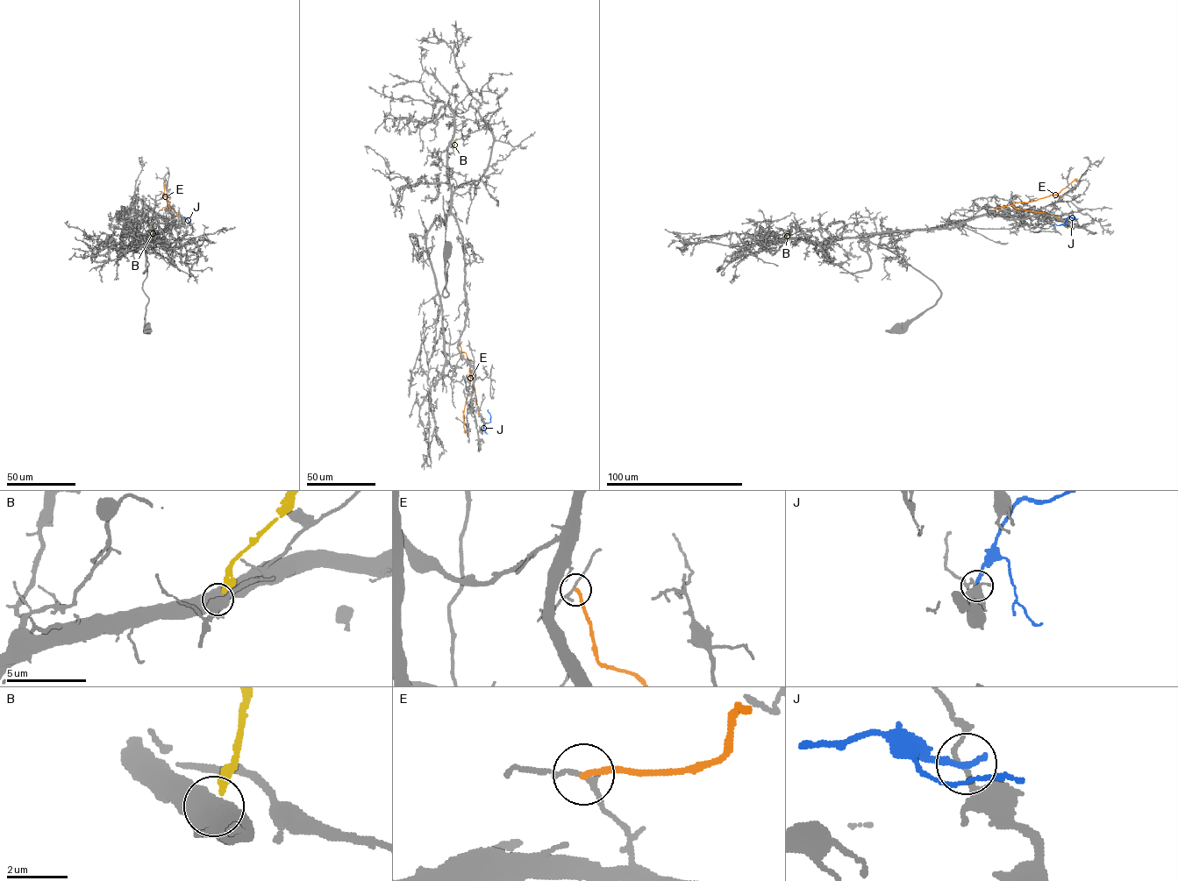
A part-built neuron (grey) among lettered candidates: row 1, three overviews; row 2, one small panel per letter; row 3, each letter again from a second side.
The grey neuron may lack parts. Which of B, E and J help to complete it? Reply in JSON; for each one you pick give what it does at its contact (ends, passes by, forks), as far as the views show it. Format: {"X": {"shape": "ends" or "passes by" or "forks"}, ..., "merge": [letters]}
{"merge": []}

